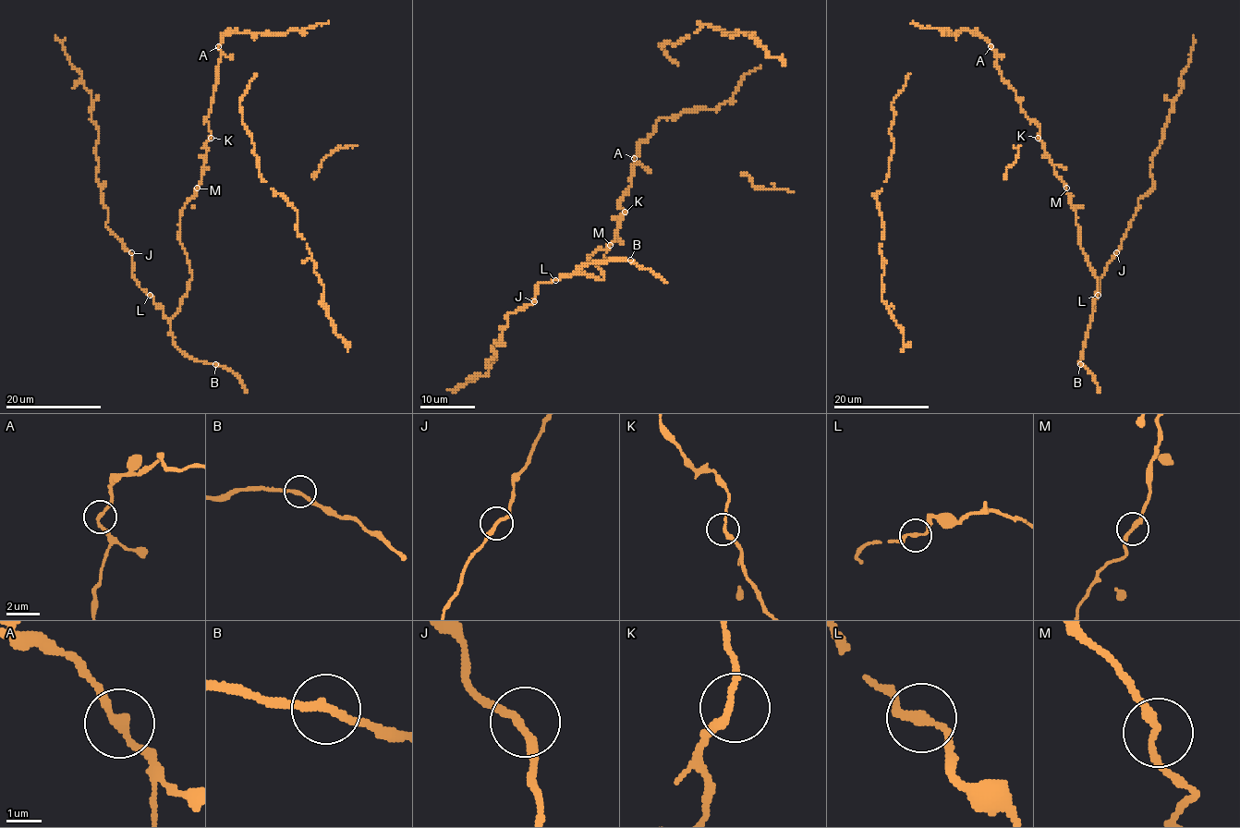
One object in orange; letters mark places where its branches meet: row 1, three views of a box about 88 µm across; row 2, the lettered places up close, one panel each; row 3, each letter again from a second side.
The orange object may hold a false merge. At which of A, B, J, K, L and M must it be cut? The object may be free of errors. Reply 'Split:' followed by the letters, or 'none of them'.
Split: none of them

